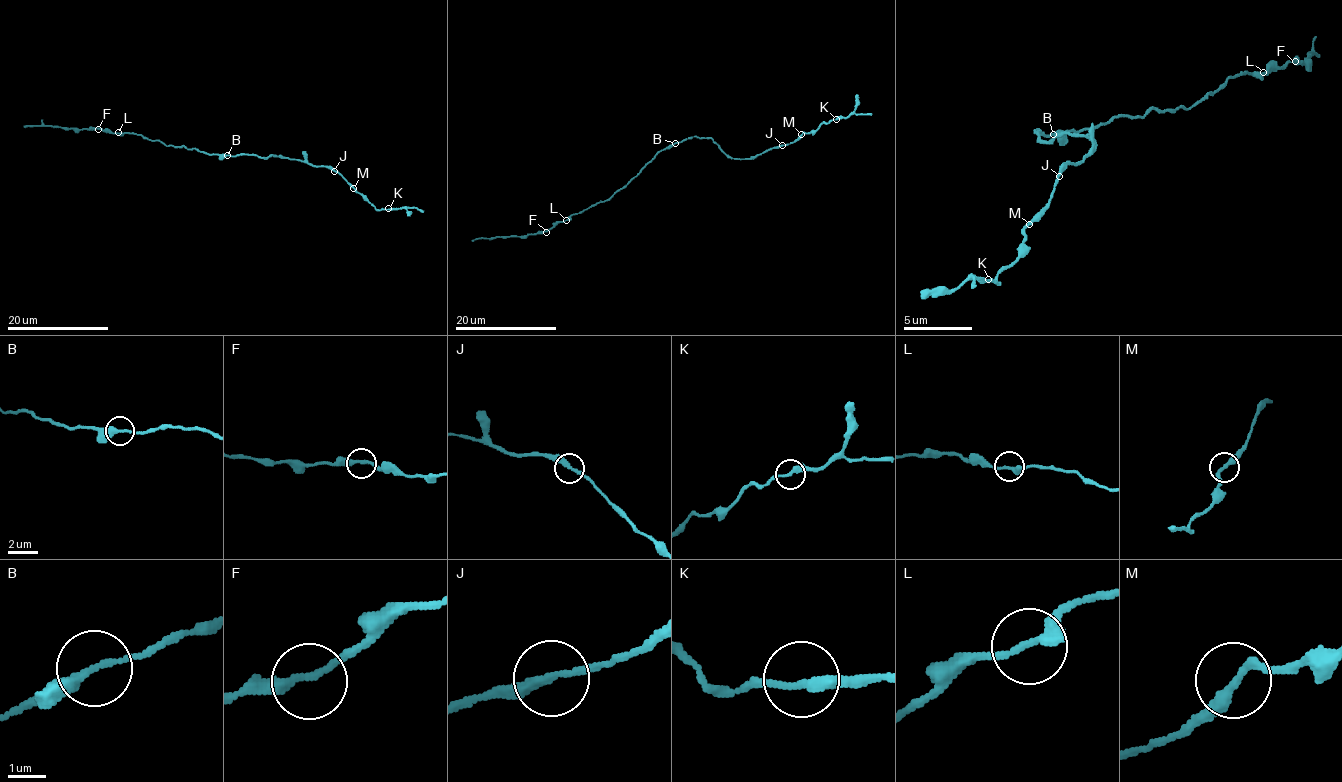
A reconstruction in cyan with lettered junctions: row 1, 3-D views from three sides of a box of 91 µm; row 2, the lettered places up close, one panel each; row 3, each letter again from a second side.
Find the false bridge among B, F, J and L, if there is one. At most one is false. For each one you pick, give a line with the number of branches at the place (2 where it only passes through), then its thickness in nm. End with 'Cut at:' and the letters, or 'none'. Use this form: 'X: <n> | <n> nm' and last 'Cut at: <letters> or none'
Cut at: none

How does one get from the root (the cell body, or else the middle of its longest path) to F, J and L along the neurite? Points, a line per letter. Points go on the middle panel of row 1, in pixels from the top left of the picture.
F: (675, 143), (661, 149), (606, 200), (557, 222), (546, 232)
J: (675, 143), (692, 137), (711, 138), (733, 158), (754, 158), (782, 146)
L: (675, 143), (661, 149), (606, 200), (575, 213), (566, 220)

